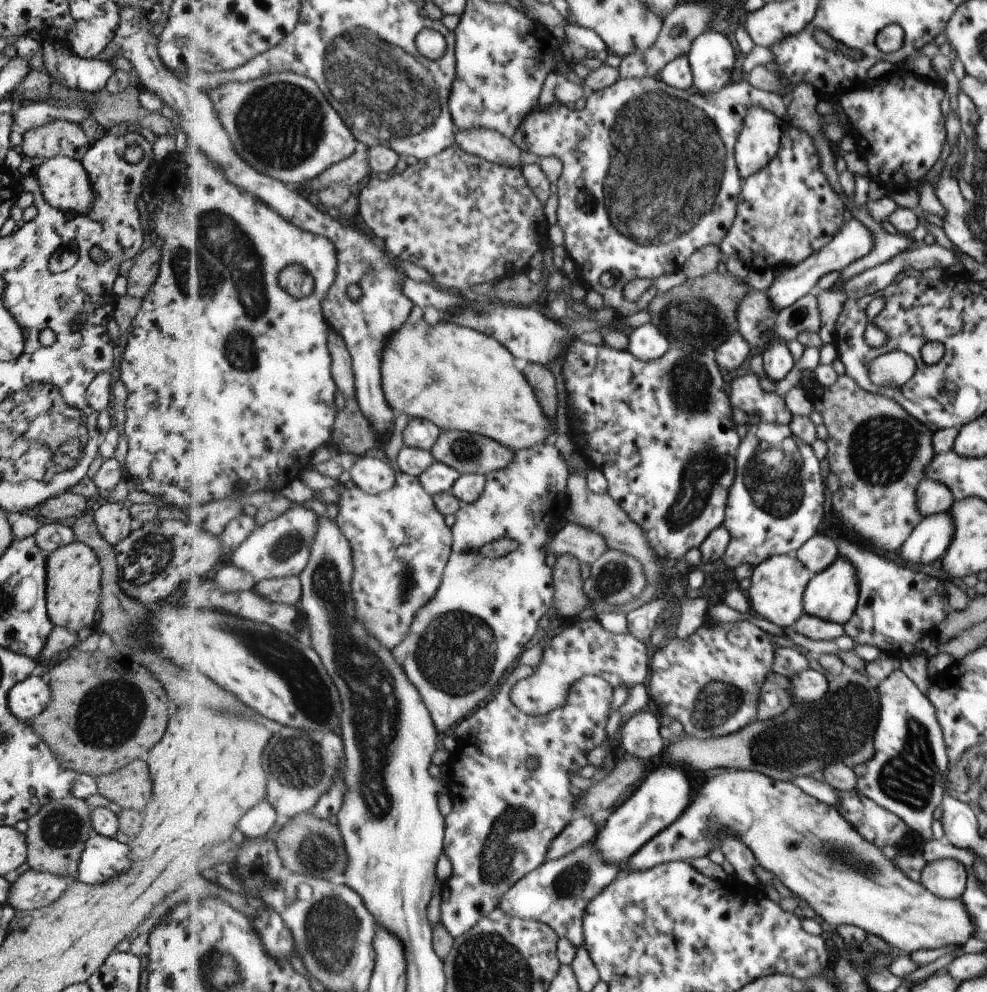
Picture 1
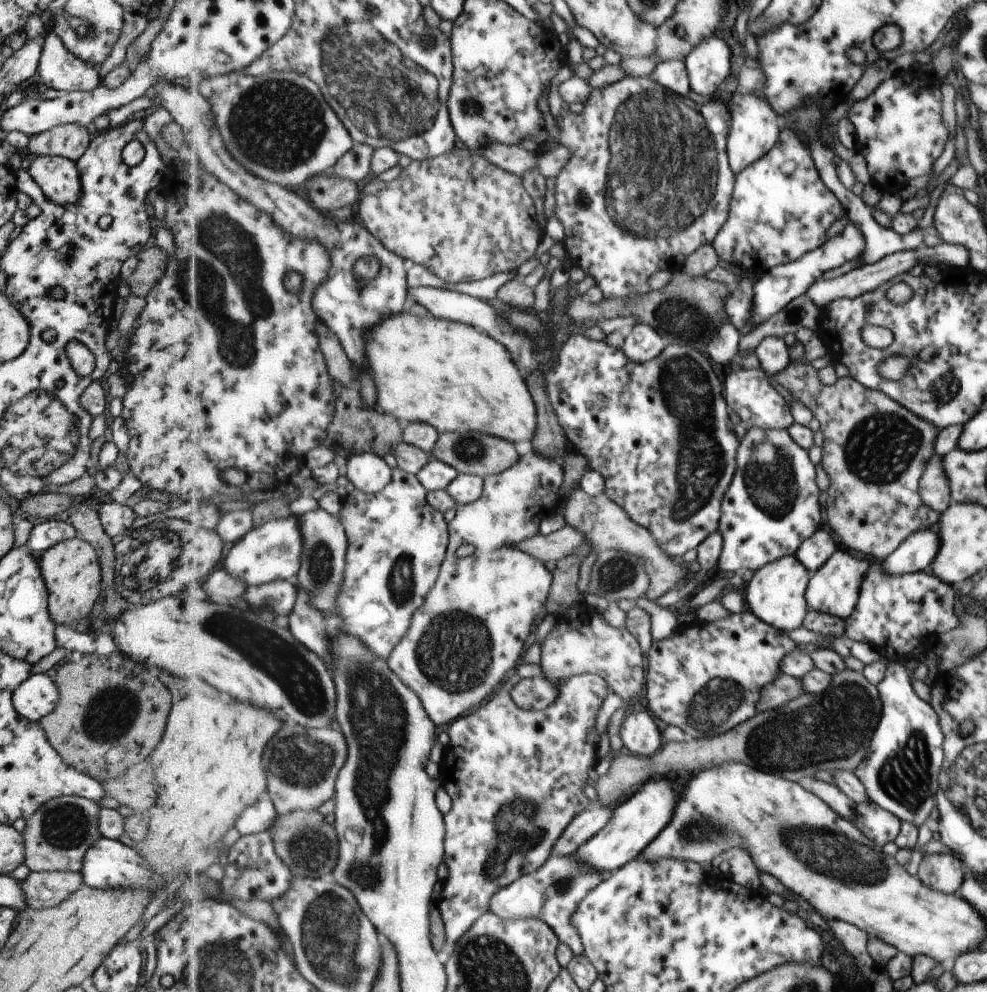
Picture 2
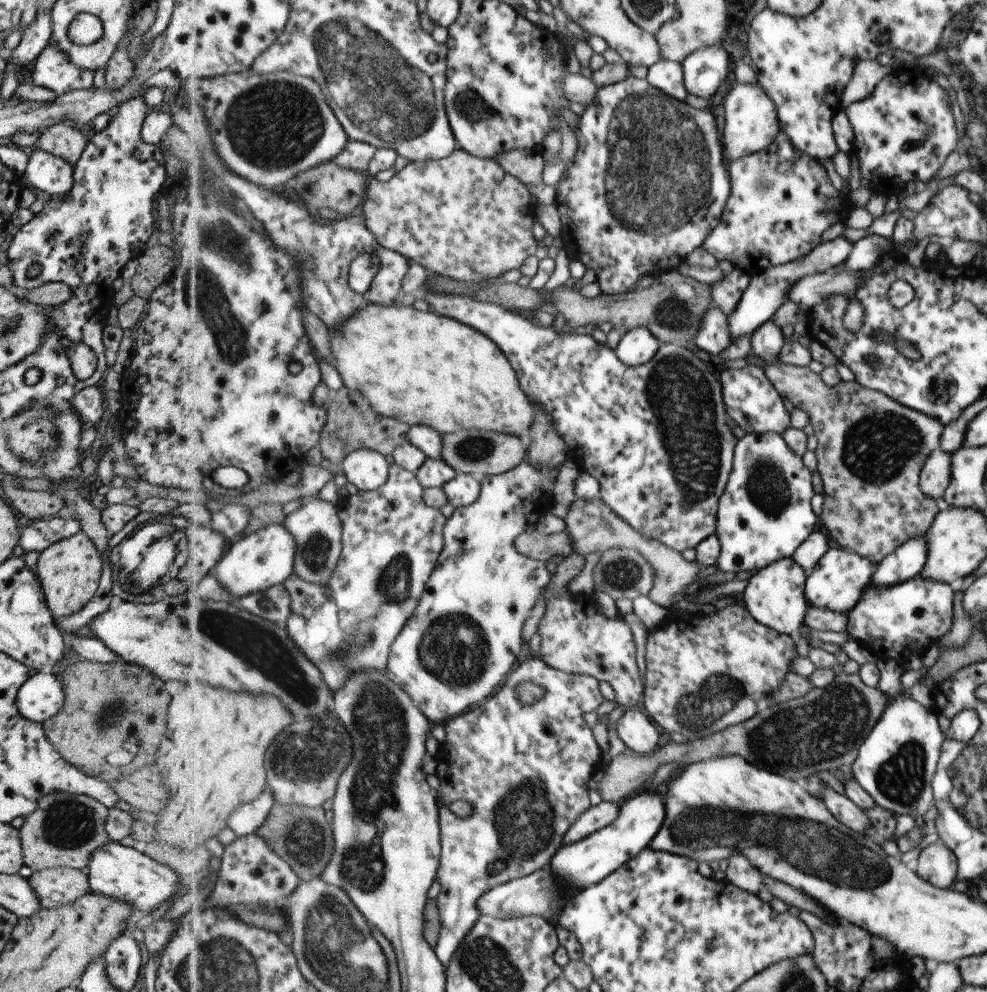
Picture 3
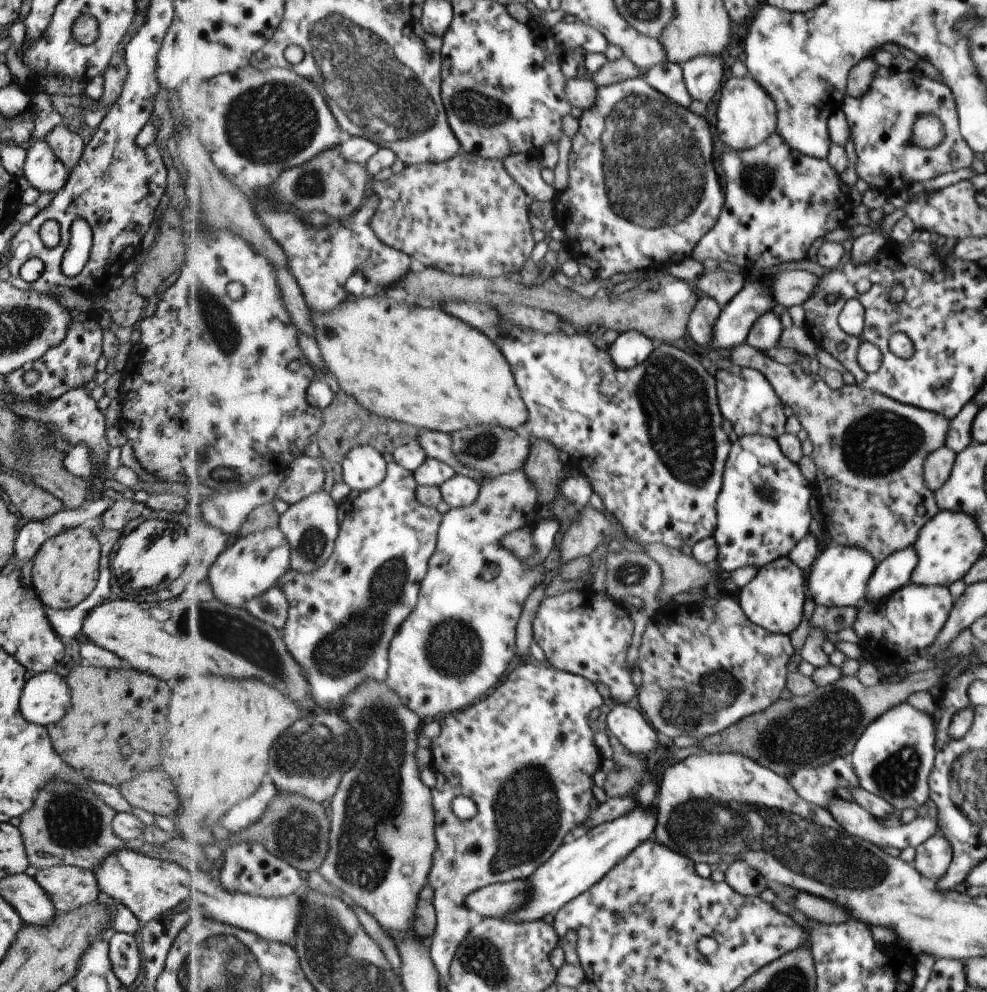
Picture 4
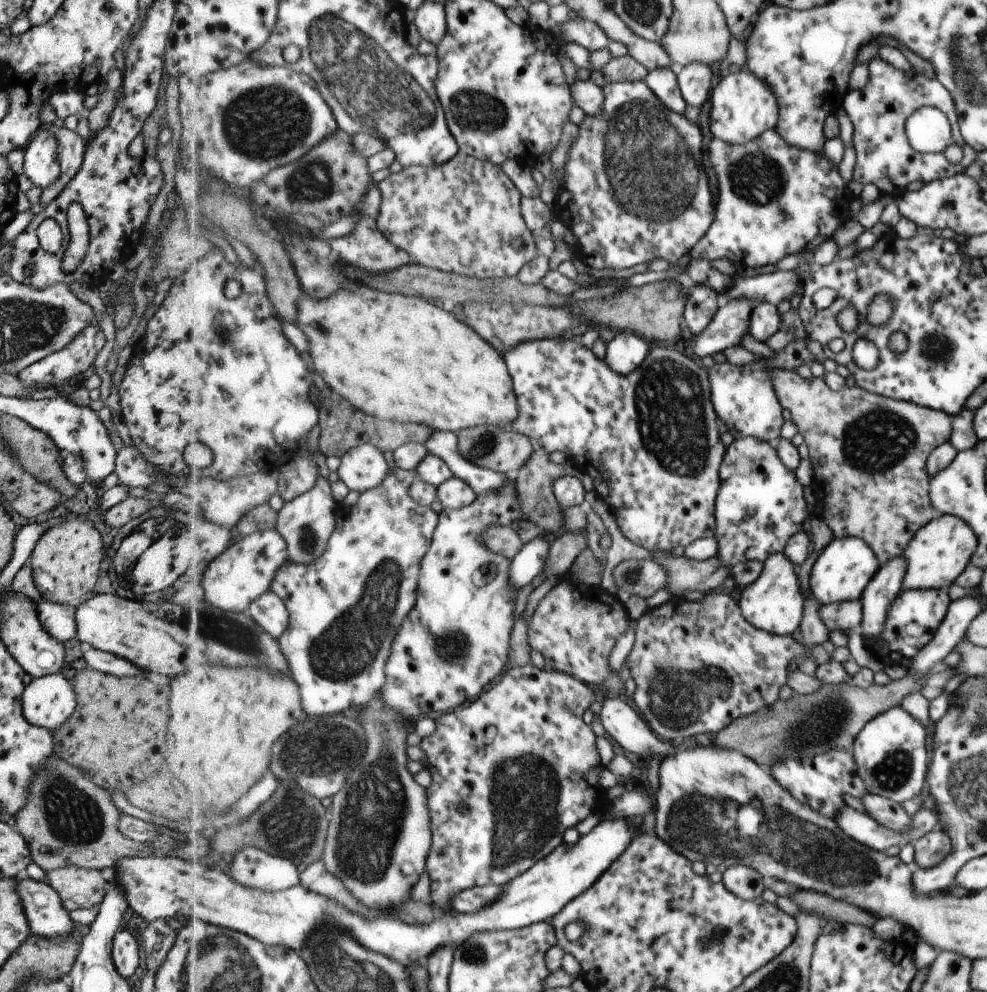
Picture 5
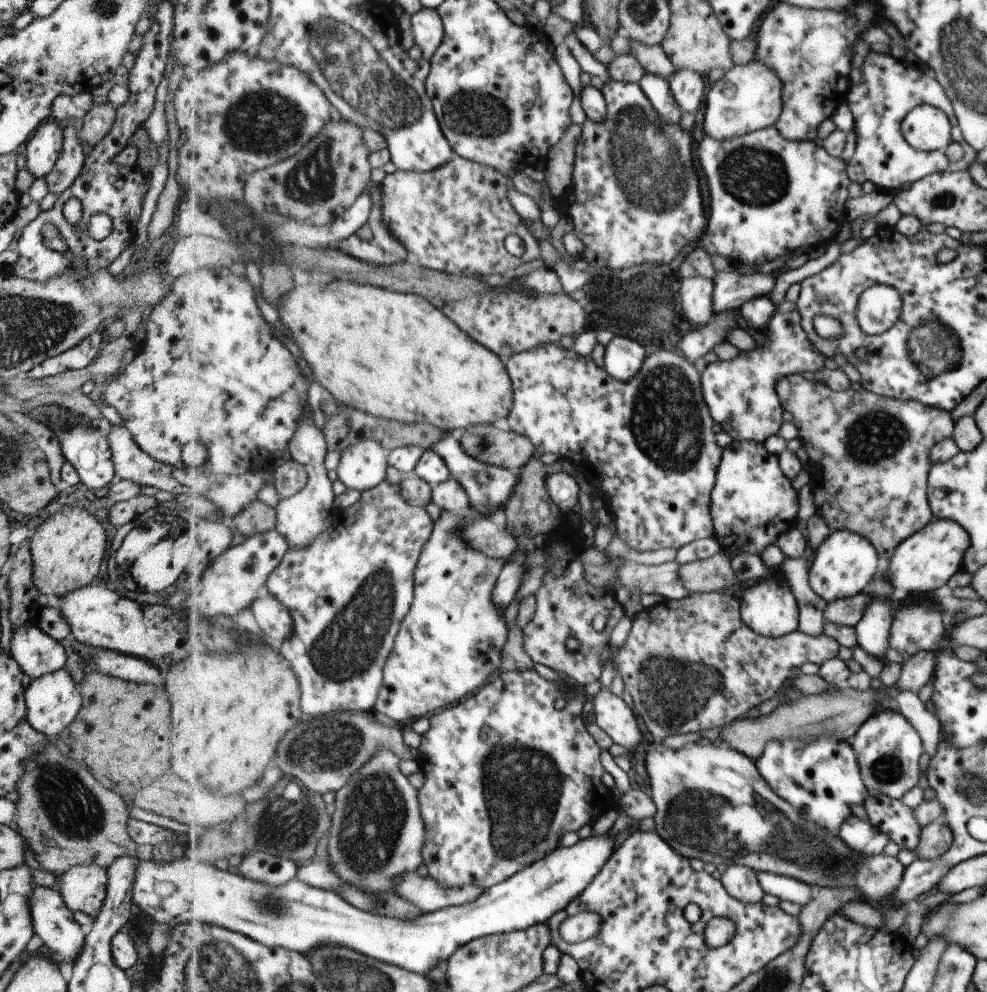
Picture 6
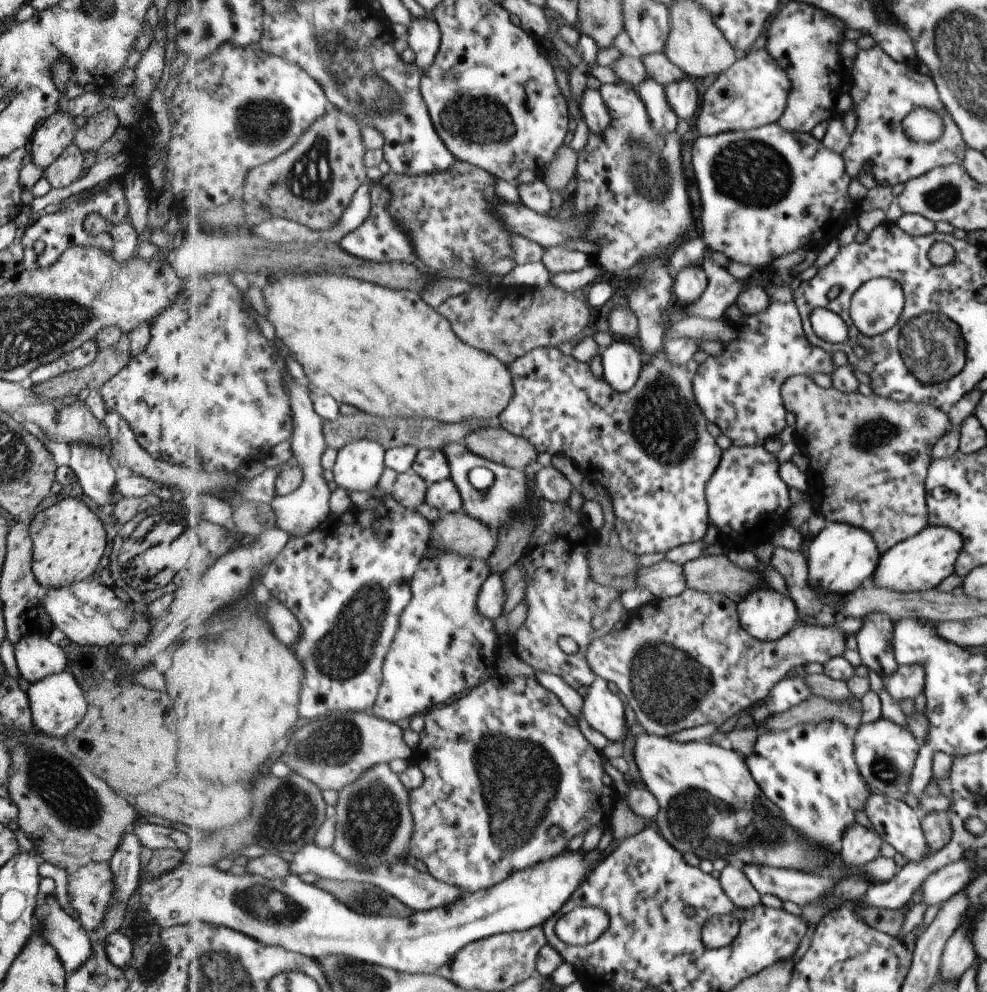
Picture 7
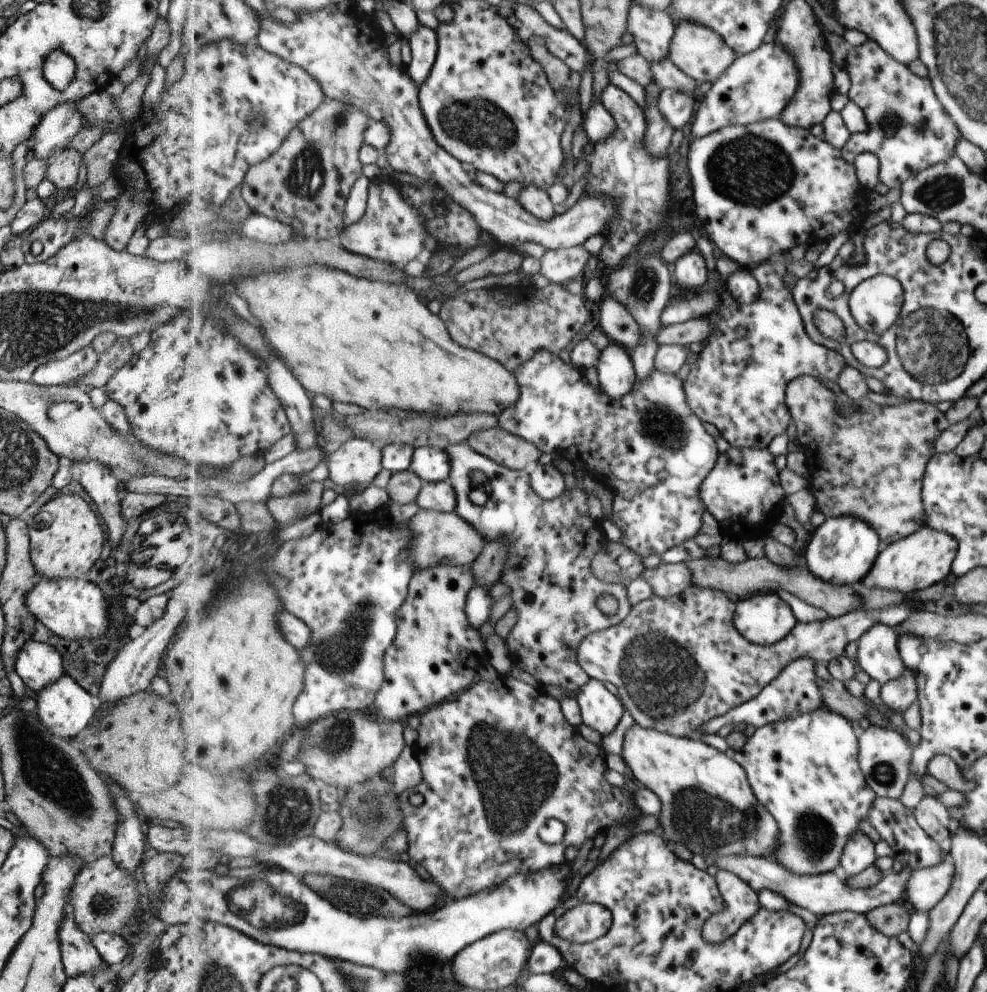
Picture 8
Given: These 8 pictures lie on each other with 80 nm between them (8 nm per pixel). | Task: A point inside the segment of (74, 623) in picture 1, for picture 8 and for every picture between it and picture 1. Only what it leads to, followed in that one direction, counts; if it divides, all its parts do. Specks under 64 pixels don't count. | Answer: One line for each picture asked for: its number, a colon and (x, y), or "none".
2: (71, 572)
3: (68, 570)
4: (65, 568)
5: (65, 562)
6: (65, 549)
7: (67, 539)
8: (65, 540)

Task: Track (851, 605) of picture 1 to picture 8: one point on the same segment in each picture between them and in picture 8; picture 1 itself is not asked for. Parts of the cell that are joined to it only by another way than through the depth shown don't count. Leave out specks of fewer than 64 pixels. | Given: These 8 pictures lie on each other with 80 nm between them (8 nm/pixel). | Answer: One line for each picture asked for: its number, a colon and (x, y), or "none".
2: (834, 589)
3: (841, 579)
4: (839, 577)
5: (842, 571)
6: (843, 564)
7: (842, 556)
8: (841, 551)

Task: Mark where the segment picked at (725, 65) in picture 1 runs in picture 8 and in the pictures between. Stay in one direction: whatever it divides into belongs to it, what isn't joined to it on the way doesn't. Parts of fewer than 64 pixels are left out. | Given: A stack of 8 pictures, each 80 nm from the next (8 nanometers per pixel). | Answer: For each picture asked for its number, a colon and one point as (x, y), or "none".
2: (709, 63)
3: (704, 71)
4: (703, 76)
5: (695, 80)
6: (688, 85)
7: (683, 96)
8: (678, 108)

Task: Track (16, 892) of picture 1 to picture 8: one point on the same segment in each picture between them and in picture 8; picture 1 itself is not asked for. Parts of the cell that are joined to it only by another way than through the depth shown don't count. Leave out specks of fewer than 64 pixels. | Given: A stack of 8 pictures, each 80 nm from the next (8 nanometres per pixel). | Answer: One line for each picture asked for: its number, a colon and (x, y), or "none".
2: (42, 889)
3: (53, 888)
4: (69, 887)
5: (78, 888)
6: (82, 887)
7: (90, 888)
8: (103, 897)

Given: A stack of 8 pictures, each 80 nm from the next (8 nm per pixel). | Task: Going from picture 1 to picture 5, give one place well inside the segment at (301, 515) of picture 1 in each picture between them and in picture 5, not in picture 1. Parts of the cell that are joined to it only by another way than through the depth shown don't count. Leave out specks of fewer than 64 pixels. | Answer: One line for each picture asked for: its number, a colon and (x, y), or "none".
2: (274, 551)
3: (257, 561)
4: (252, 565)
5: (242, 574)

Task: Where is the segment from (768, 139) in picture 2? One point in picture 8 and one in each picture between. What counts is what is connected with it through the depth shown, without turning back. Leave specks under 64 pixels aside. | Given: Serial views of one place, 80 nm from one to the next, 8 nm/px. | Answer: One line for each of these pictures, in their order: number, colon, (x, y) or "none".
3: (752, 124)
4: (747, 115)
5: (743, 107)
6: (748, 98)
7: (754, 92)
8: (760, 85)

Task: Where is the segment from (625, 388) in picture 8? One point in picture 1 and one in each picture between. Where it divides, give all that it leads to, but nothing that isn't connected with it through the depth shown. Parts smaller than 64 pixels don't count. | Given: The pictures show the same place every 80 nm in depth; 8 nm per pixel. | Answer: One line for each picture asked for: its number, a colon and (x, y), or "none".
1: (647, 342)
2: (643, 343)
3: (638, 346)
4: (632, 348)
5: (627, 352)
6: (624, 357)
7: (622, 361)

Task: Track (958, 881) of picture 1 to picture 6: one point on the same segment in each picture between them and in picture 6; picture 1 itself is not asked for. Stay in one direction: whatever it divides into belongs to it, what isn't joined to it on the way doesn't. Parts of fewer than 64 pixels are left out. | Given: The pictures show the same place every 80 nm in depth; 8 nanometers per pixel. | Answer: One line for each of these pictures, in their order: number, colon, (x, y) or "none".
2: (943, 872)
3: (936, 864)
4: (932, 857)
5: (929, 850)
6: (934, 839)

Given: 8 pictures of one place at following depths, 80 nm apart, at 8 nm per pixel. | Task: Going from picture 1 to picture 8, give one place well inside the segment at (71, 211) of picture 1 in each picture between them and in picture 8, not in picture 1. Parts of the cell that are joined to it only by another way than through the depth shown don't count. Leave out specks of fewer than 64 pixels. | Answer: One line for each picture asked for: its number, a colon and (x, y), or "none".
2: (58, 178)
3: (49, 175)
4: (42, 170)
5: (40, 165)
6: (41, 149)
7: (52, 136)
8: (57, 128)

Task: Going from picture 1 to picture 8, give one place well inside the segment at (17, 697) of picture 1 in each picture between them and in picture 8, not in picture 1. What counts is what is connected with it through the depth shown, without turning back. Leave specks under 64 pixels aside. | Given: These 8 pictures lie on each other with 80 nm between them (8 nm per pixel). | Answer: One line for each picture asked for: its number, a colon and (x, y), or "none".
2: (35, 697)
3: (41, 696)
4: (44, 699)
5: (46, 702)
6: (51, 701)
7: (57, 704)
8: (64, 708)

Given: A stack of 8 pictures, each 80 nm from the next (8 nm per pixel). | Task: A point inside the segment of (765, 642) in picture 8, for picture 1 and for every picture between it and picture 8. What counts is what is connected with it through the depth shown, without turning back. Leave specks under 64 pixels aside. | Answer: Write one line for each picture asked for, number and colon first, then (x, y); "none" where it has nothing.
1: (778, 585)
2: (776, 593)
3: (776, 596)
4: (774, 600)
5: (774, 603)
6: (770, 606)
7: (767, 615)

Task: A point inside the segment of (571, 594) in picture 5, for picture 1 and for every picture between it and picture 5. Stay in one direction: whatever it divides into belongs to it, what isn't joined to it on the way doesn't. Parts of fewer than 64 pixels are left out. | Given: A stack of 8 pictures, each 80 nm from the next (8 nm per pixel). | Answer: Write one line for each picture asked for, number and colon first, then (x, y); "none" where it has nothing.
1: (586, 648)
2: (580, 642)
3: (576, 637)
4: (582, 633)

